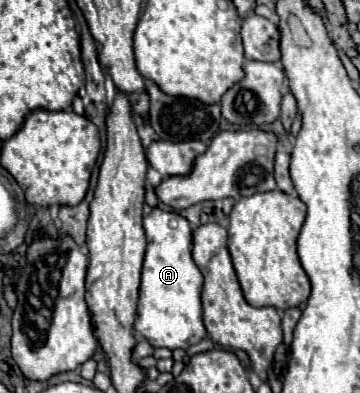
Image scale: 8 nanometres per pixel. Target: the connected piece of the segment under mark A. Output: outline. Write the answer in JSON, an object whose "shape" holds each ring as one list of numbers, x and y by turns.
{"shape":[[155,207,143,221,147,251,141,271,135,331,139,331,153,347,187,349,207,335,201,319,203,275,191,259,191,225,179,213,161,211,159,207]]}

